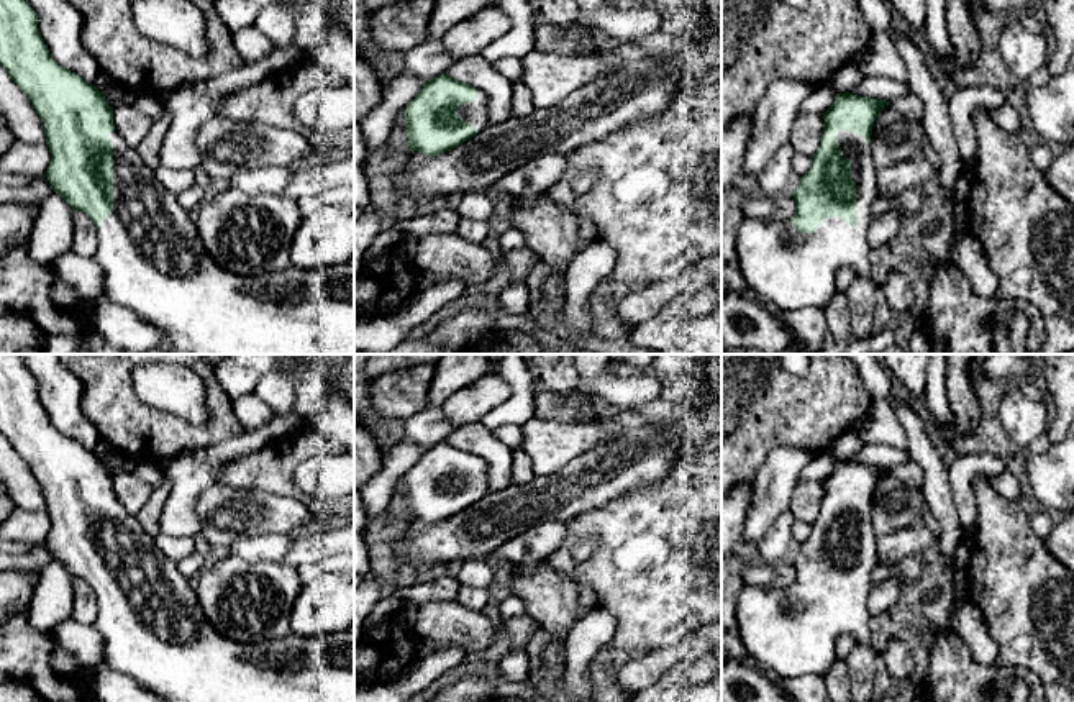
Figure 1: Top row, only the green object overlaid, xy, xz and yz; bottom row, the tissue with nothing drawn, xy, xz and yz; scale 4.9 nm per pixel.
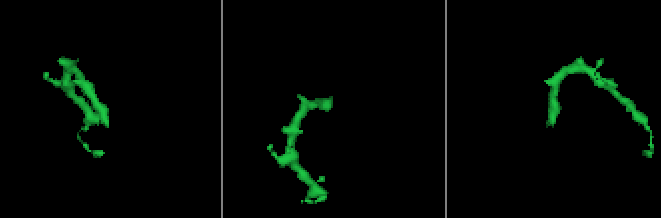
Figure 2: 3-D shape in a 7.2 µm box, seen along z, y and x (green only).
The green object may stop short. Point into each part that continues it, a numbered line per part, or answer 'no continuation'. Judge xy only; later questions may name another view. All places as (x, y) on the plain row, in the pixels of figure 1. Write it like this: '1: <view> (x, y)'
1: xy (153, 627)

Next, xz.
1: xz (477, 479)

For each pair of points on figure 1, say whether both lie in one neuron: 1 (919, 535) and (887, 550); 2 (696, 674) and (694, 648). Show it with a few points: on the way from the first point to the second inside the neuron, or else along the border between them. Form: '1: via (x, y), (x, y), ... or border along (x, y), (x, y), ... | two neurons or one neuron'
1: via (910, 540), (896, 545) | one neuron
2: border along (704, 653), (679, 661), (661, 678) | two neurons

